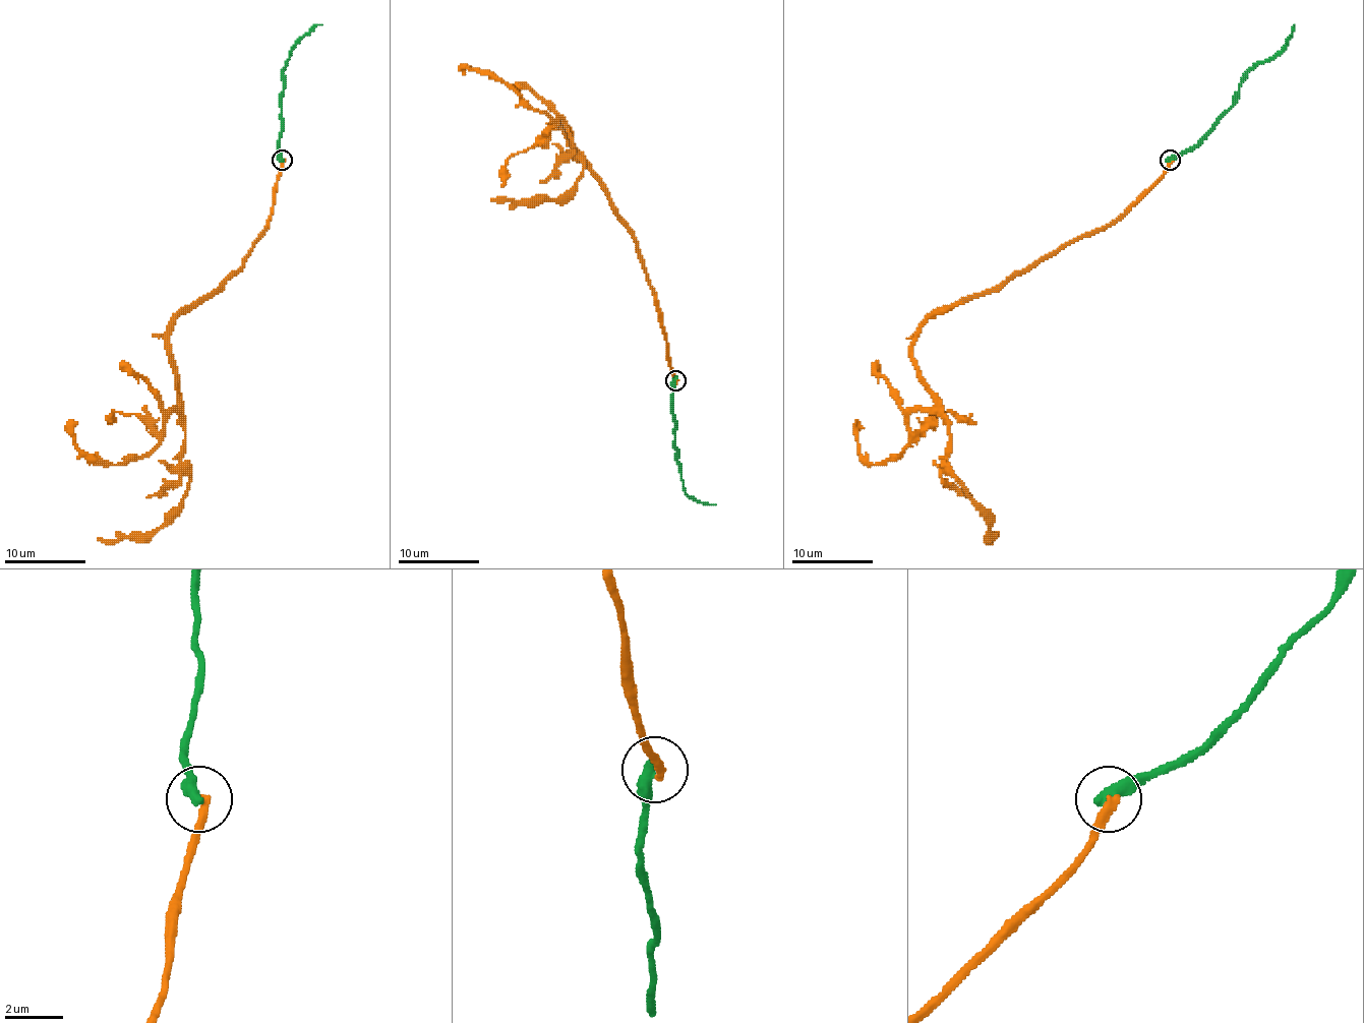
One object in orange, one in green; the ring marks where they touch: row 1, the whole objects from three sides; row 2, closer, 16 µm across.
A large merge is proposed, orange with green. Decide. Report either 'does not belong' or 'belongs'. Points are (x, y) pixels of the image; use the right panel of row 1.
does not belong

